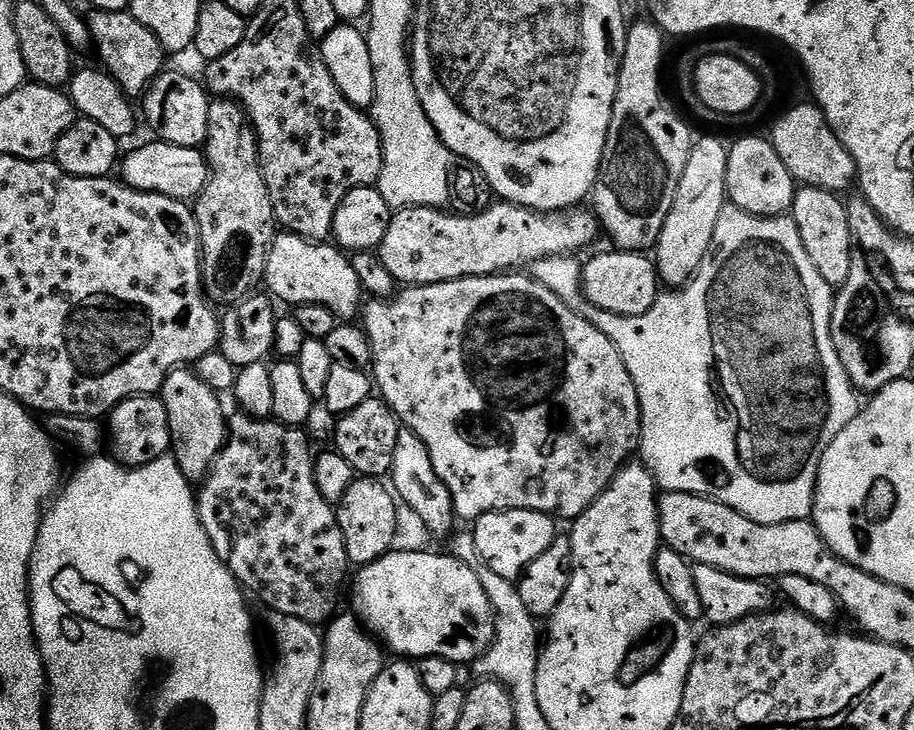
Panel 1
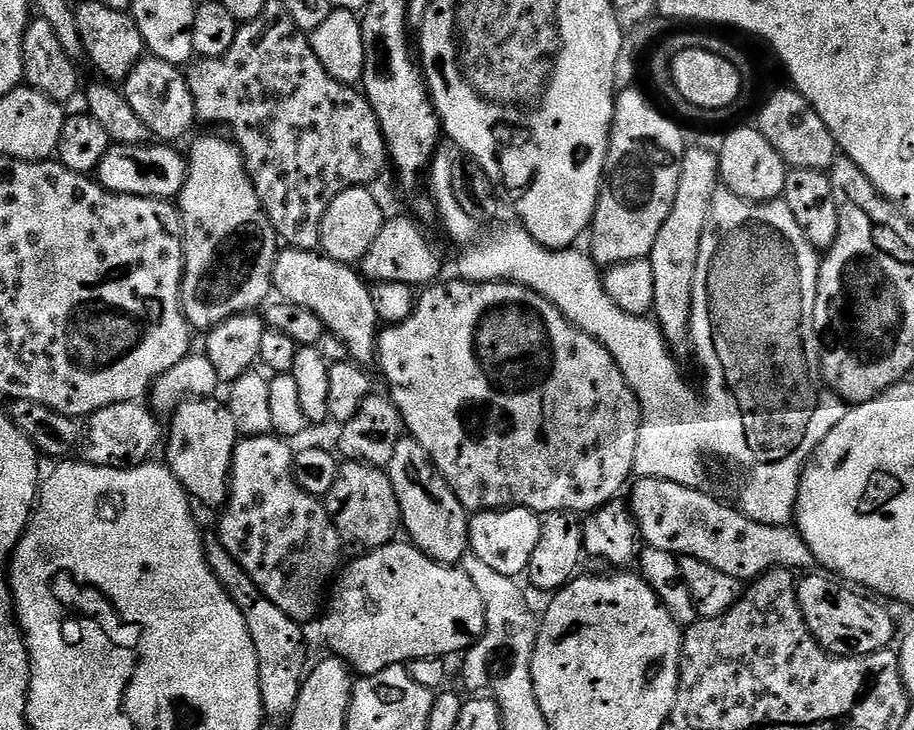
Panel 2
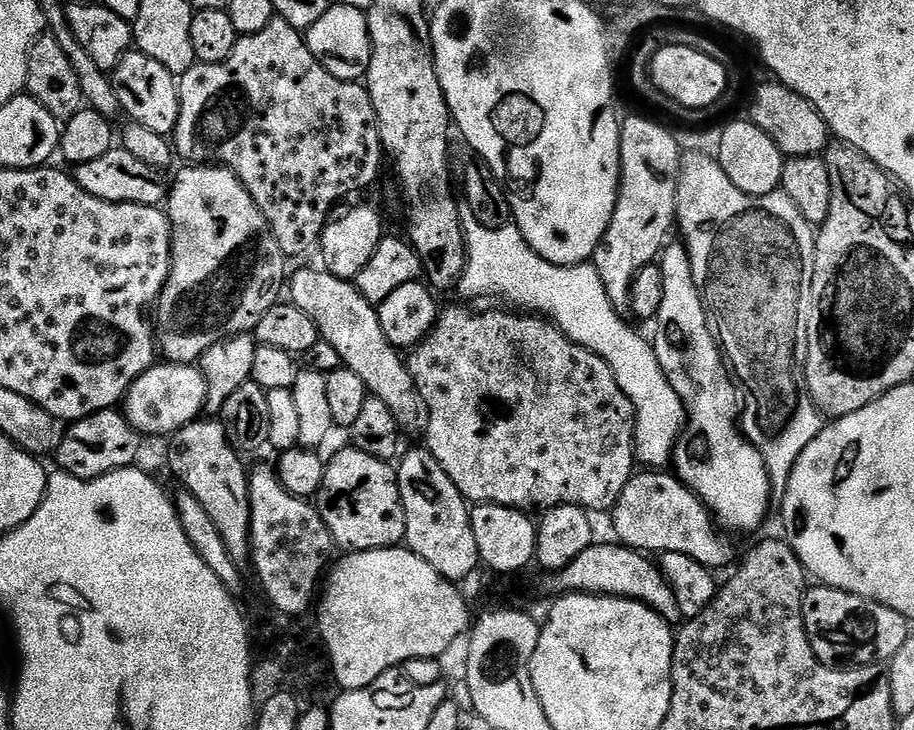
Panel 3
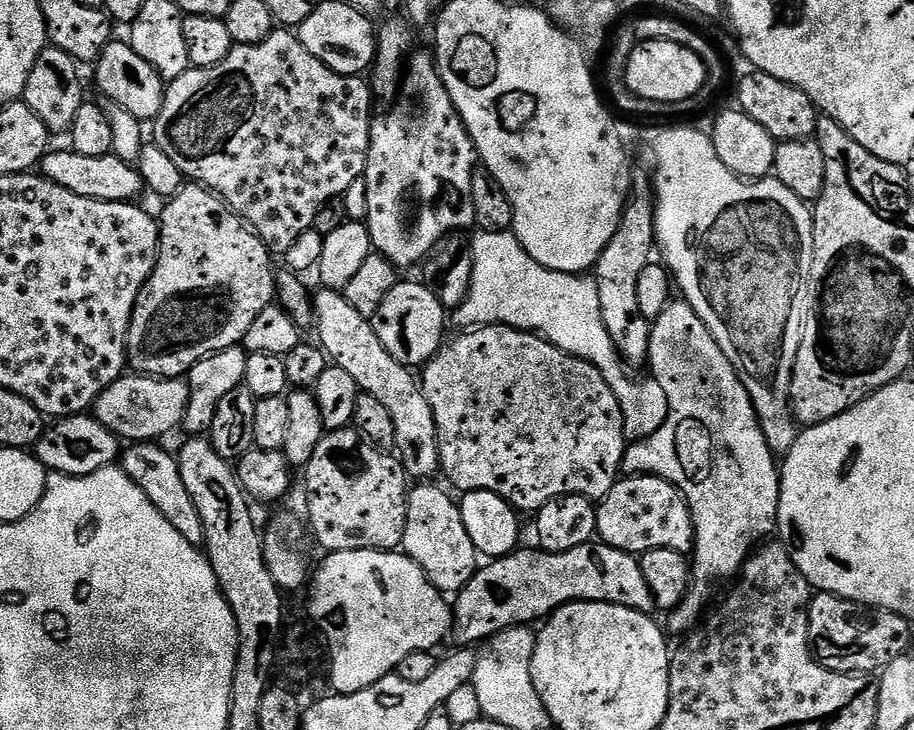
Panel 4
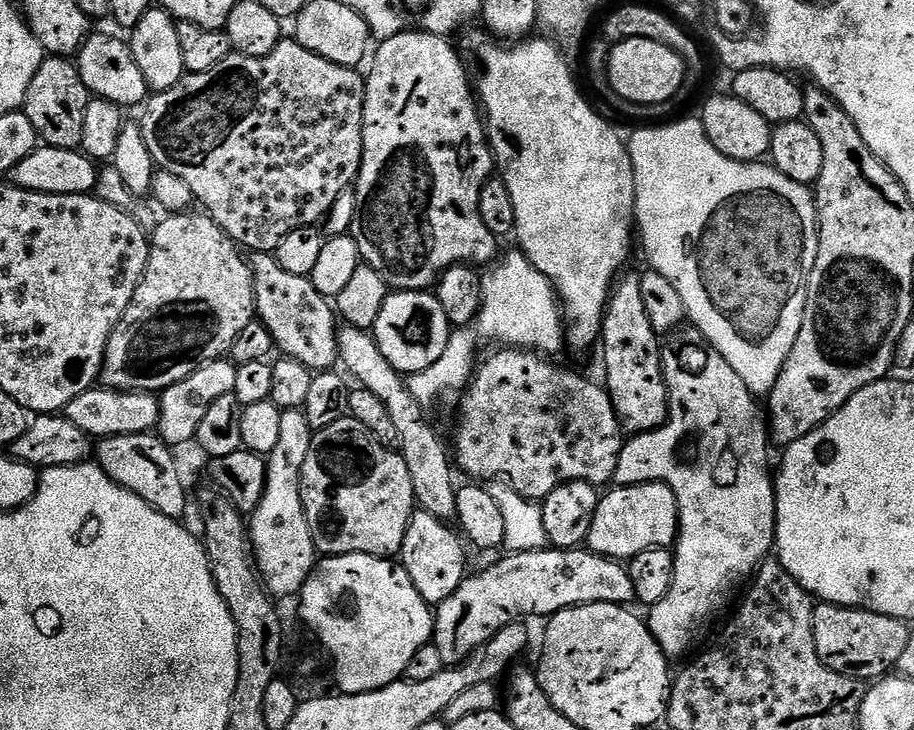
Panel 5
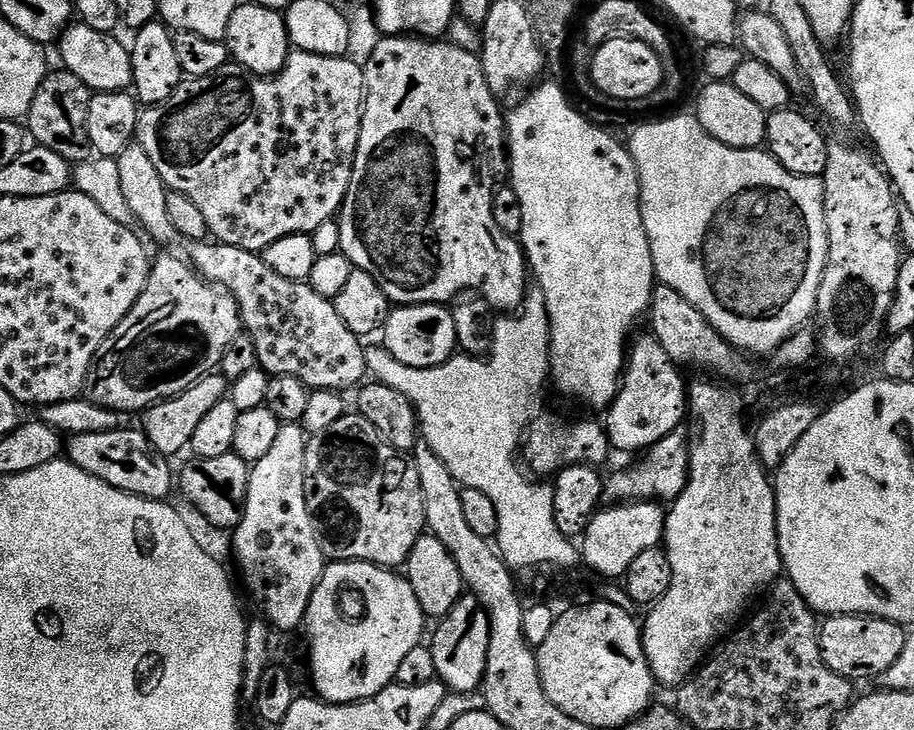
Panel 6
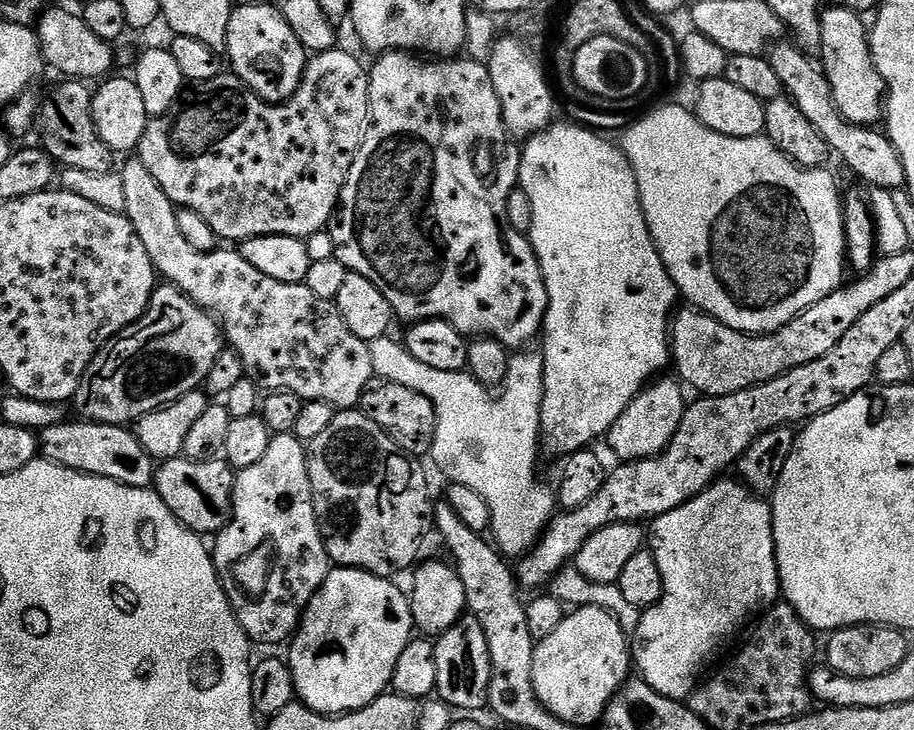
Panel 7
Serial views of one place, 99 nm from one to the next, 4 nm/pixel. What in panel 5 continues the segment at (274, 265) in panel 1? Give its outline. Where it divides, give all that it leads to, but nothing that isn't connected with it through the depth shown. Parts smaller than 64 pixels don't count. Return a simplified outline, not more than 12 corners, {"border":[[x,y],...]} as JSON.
{"border":[[339,329],[340,358],[382,398],[419,511],[456,520],[454,464],[371,331]]}

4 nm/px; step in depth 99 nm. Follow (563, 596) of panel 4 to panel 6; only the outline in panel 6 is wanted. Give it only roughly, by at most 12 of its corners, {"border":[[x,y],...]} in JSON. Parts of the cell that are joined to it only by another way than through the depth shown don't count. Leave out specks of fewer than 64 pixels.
{"border":[[465,594],[430,641],[449,693],[484,683],[488,616]]}

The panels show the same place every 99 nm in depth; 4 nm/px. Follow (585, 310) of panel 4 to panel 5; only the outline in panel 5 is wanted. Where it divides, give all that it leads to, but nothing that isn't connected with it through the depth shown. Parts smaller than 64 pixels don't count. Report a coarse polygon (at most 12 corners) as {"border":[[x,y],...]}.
{"border":[[523,252],[483,273],[476,319],[430,370],[407,377],[431,406],[467,389],[476,343],[565,351],[552,281]]}

